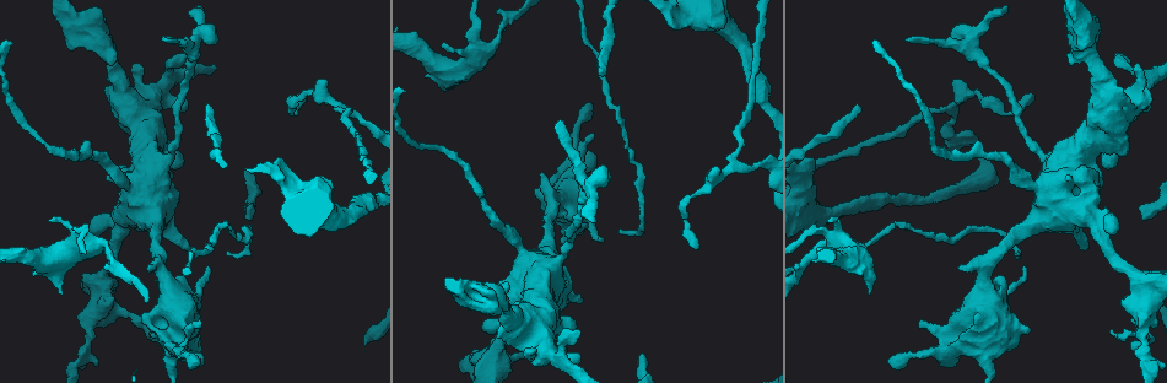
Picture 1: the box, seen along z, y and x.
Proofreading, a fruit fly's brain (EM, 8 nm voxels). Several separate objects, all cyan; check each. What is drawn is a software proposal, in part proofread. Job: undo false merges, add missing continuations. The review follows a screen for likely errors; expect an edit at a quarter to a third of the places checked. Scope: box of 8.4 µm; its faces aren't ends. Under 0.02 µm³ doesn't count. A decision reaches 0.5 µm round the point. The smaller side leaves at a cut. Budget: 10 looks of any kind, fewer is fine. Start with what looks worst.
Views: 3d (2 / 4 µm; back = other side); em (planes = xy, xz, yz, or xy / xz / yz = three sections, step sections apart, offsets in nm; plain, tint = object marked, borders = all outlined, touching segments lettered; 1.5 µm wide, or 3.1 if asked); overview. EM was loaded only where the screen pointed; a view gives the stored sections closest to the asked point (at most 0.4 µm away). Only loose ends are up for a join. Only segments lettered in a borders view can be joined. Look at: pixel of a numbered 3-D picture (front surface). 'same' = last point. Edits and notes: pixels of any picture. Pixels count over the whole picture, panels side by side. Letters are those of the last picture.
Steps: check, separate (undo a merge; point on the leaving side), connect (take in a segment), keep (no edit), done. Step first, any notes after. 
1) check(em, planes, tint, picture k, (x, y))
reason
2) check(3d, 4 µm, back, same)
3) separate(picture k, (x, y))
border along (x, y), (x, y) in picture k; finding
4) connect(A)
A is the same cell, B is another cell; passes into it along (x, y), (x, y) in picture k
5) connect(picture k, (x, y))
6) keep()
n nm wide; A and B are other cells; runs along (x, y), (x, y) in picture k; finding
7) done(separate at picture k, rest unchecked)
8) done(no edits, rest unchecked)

check(em, yz, step 4, borders, picture 1, (673, 29))
branch stops here

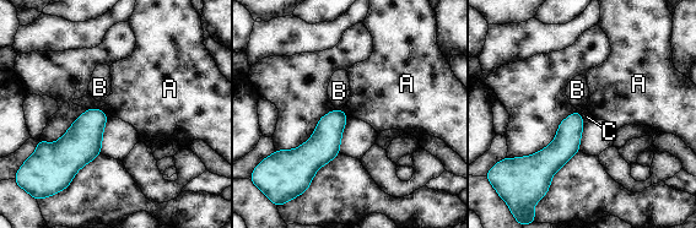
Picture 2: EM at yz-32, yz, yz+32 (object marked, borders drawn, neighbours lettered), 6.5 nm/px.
keep()
A, B and C are other cells; border along (578, 110), (584, 123) in picture 2; no lettered segment goes on from it

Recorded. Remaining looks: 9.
check(em, planes, borders, picture 1, (1152, 341))
free end

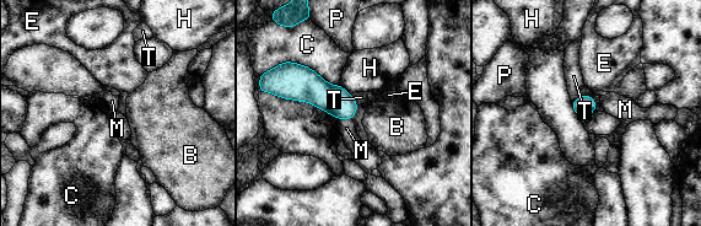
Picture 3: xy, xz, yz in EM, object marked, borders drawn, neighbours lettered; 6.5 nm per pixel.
keep()
C touches over 420 nm; B, C, E, H, M, P and T are other cells; none of them fits

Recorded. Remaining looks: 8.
check(3d, 4 µm, picture 1, (562, 120))

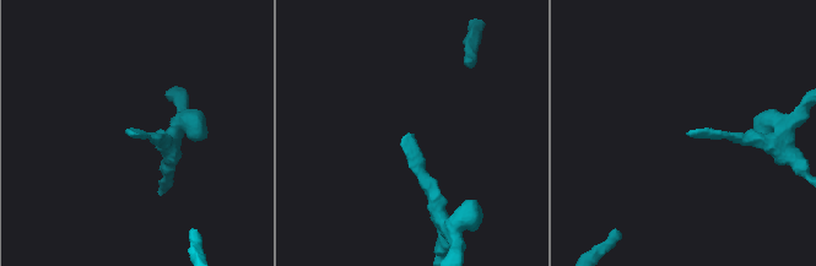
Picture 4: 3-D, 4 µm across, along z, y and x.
check(em, xy, step 4, tint, picture 4, (135, 135))

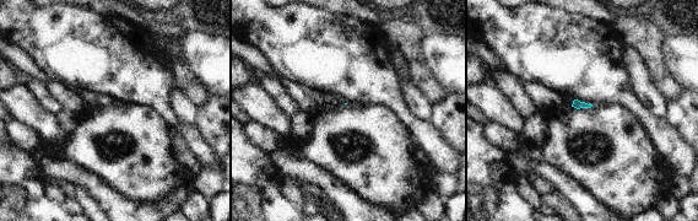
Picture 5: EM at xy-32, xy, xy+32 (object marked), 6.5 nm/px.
check(em, planes, borders, same)

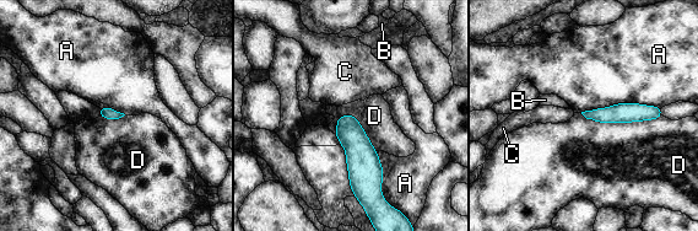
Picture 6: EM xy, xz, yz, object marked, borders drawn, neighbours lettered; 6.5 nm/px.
keep()
A, B, C and D are other cells; border along (580, 113), (612, 123), (663, 116) in picture 6; none of them fits

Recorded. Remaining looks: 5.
check(em, planes, borders, picture 1, (739, 165))
three arms meet

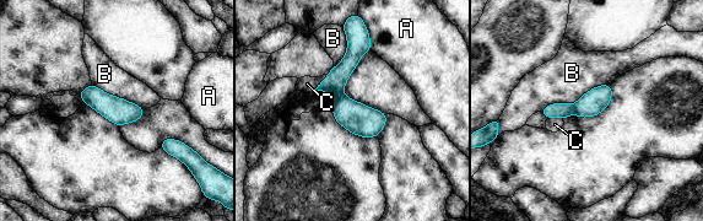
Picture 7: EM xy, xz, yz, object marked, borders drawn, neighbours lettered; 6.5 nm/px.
separate(picture 7, (334, 85))
A, B and C are other cells; the part that leaves runs along (366, 38), (350, 62), (320, 87) in picture 7; two cells meet here

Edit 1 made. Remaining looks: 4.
done(separate at picture 7, rest unchecked)

